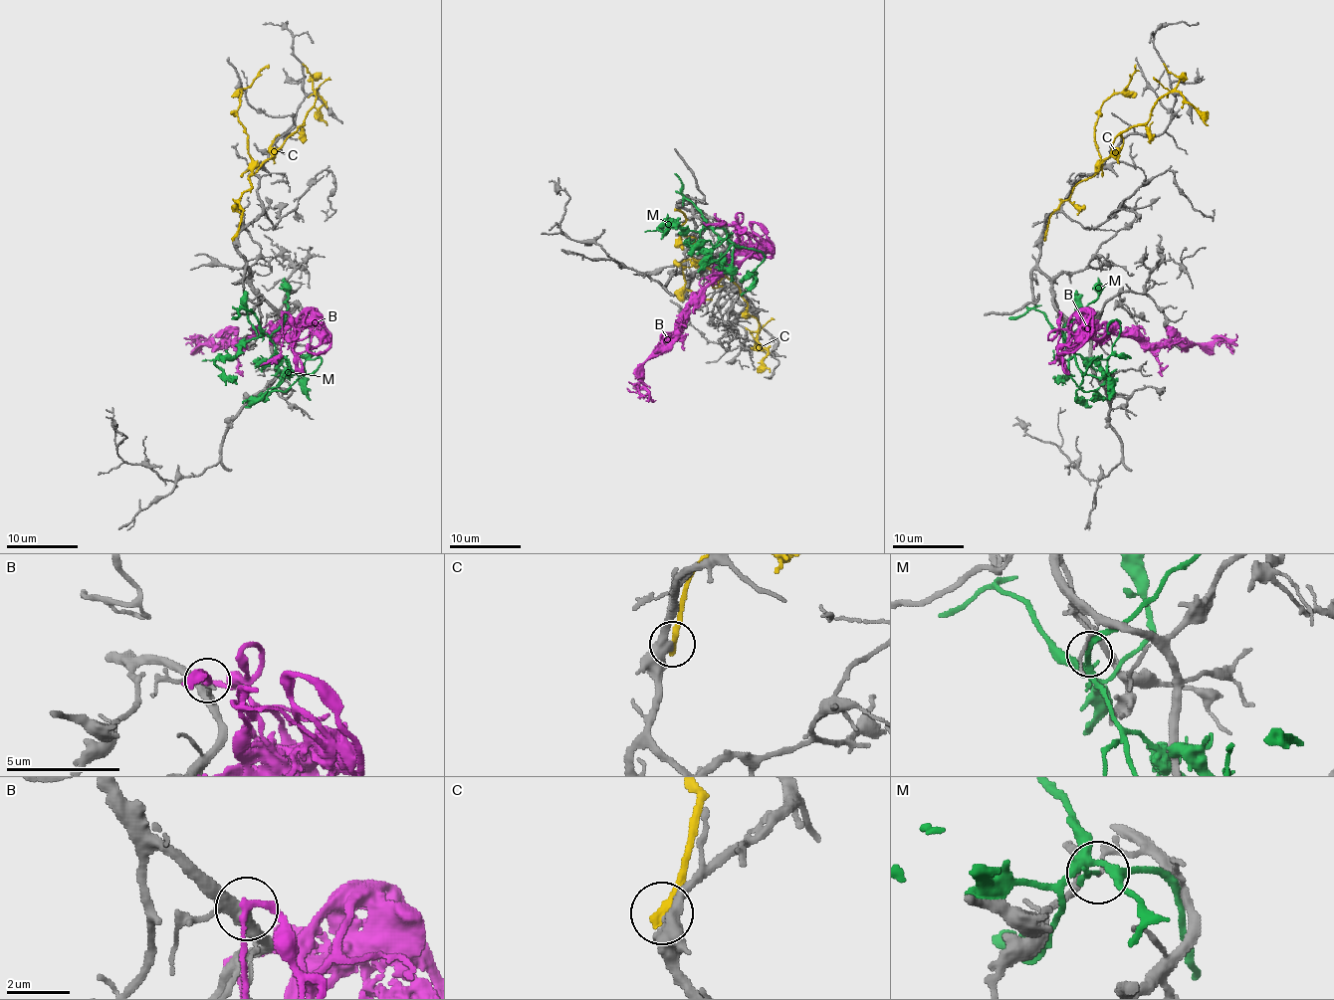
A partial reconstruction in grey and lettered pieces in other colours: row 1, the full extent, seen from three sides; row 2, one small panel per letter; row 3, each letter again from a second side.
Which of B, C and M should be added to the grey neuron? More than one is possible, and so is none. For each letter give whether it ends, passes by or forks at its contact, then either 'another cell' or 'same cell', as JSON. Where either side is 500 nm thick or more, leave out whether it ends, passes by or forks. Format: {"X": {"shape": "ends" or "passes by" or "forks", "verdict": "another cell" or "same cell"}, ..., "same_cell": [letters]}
{"B": {"shape": "passes by", "verdict": "another cell"}, "C": {"shape": "ends", "verdict": "another cell"}, "M": {"shape": "forks", "verdict": "another cell"}, "same_cell": []}

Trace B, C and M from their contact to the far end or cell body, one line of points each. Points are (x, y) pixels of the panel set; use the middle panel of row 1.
B: (725, 224), (738, 226), (743, 244), (687, 308), (684, 329), (644, 364), (642, 382), (655, 400)
C: (676, 210), (684, 213), (682, 231), (694, 239), (693, 257), (739, 289), (759, 326), (770, 373)
M: (709, 228), (739, 246), (754, 248), (765, 258), (756, 271), (752, 285), (756, 280), (756, 273), (752, 273)

